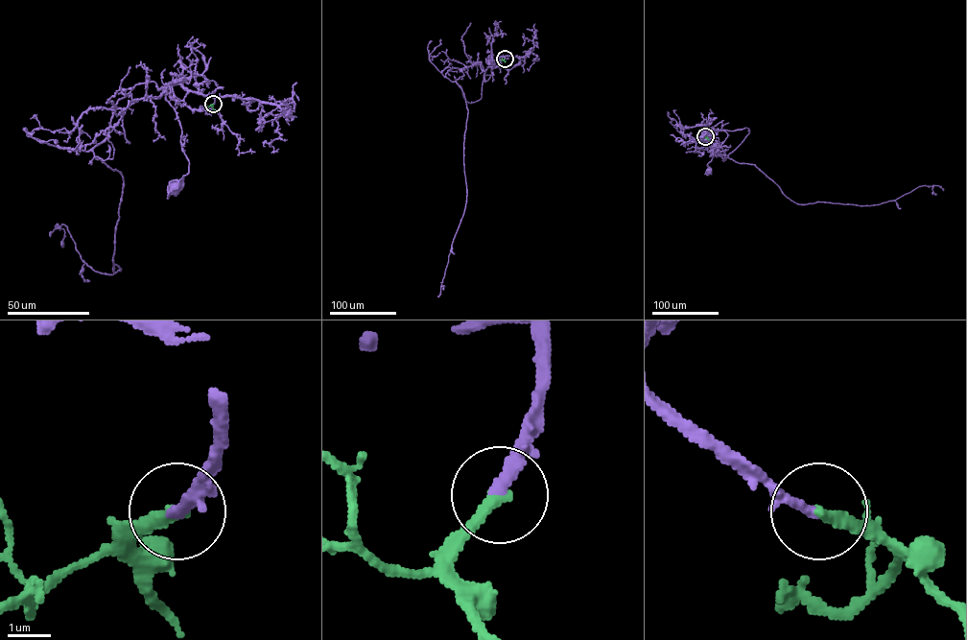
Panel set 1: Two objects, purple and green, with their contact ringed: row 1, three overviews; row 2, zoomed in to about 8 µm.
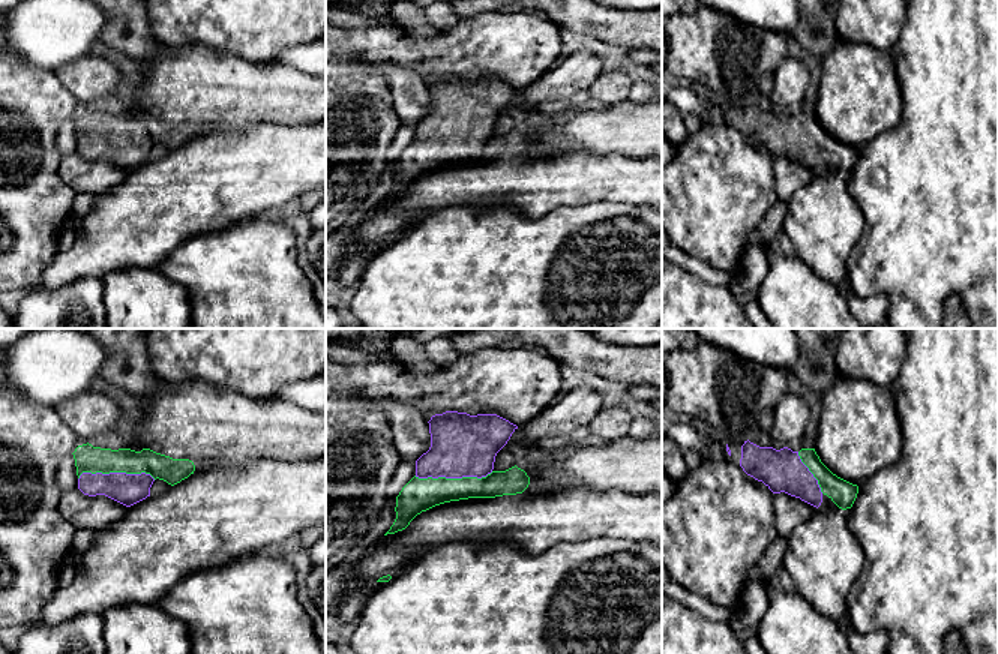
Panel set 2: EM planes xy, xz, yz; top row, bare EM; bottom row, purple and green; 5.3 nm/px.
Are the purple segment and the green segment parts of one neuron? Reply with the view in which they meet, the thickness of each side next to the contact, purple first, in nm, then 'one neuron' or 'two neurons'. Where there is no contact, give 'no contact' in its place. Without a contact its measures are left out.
xy | 170/140 nm | one neuron

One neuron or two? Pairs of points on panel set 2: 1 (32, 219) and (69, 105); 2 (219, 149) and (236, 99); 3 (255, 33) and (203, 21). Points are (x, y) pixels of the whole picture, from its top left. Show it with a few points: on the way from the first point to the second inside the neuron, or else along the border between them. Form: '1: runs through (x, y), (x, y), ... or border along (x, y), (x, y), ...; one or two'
1: runs through (32, 191), (32, 185), (45, 168), (45, 132); one
2: border along (260, 123), (251, 128), (219, 131); two
3: runs through (242, 21), (216, 21); one

